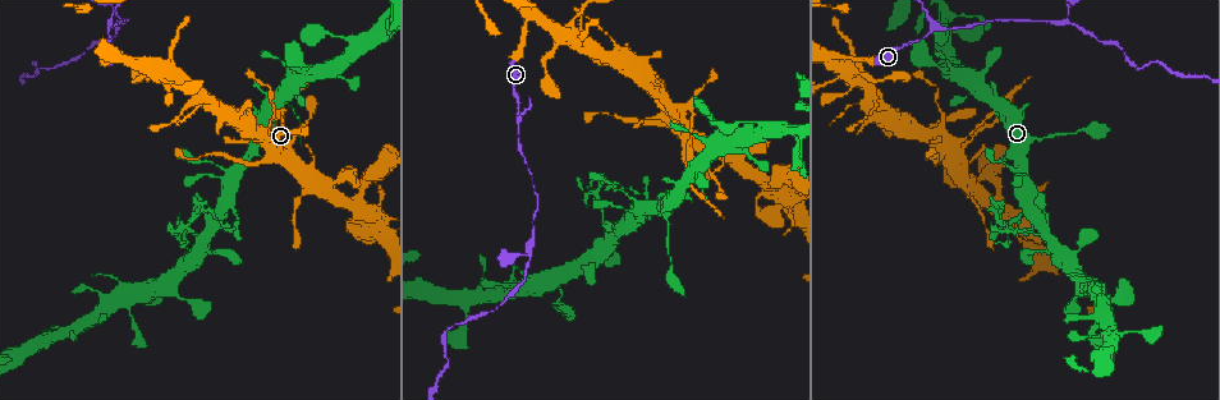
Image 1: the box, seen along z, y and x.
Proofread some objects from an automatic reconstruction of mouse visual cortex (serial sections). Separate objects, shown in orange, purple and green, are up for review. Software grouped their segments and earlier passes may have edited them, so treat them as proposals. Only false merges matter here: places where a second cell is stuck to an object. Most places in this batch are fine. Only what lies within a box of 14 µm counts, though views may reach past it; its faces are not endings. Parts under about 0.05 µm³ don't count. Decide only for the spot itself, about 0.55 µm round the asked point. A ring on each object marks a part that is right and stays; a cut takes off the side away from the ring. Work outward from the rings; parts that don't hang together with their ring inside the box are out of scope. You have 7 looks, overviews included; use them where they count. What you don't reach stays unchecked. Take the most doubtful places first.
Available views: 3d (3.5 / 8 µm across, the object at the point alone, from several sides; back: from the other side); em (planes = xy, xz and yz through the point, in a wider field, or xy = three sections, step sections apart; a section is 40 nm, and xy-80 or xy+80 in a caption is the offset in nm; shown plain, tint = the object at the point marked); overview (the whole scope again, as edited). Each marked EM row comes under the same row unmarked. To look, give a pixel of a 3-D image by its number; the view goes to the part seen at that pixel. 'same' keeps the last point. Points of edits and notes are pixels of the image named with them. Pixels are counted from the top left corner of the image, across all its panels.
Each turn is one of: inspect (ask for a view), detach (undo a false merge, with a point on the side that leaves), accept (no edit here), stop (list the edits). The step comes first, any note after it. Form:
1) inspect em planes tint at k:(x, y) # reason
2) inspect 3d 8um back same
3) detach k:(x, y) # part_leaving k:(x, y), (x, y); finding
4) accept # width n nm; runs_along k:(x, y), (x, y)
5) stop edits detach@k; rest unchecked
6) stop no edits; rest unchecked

inspect 3d 8um at 1:(594, 194) # arms part here

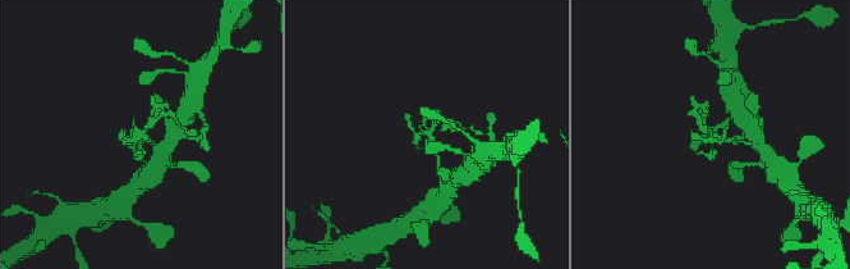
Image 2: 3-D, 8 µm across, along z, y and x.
inspect em xy step 5 tint at 2:(431, 138) # now the EM

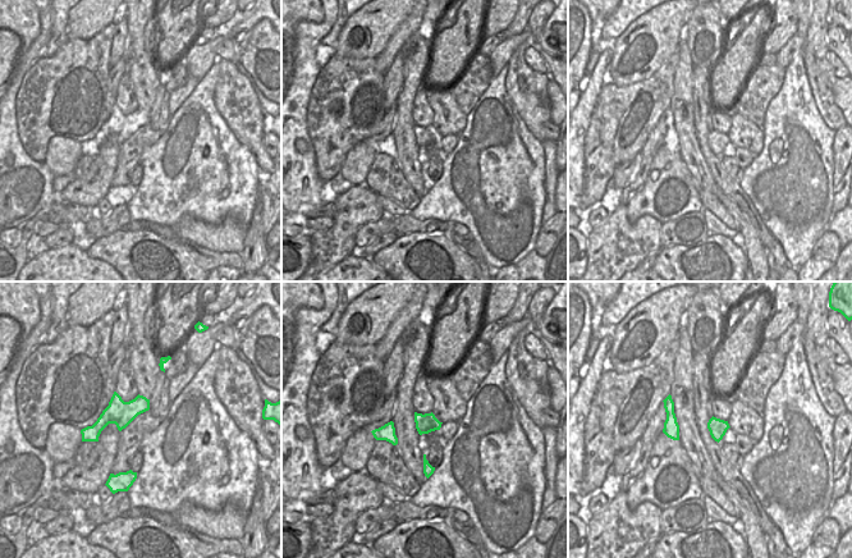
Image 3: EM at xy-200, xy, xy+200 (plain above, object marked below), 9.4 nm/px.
accept # runs_along 2:(747, 142), (713, 136), (698, 108); continuous, no second cell

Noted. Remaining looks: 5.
inspect 3d 3.5um back at 1:(681, 157) # sudden change in width

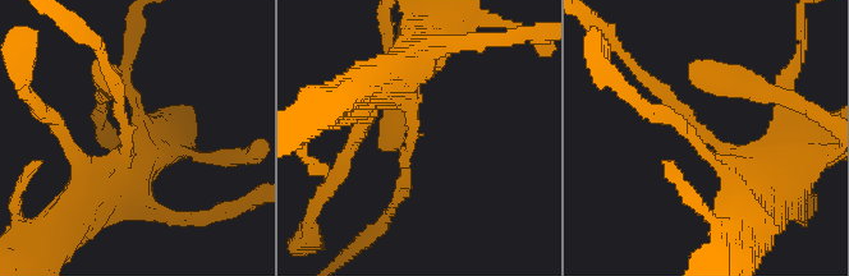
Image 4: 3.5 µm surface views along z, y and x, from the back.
inspect em xy step 3 tint at 4:(411, 130) # arm_widths 200, 500 nm; need the tissue

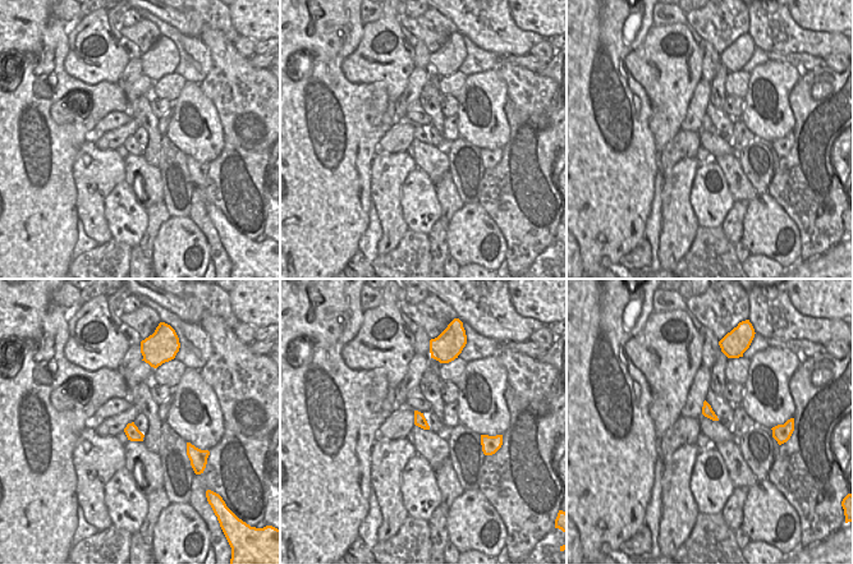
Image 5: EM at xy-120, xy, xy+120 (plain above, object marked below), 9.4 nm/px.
inspect em xy step 2 tint same # another direction

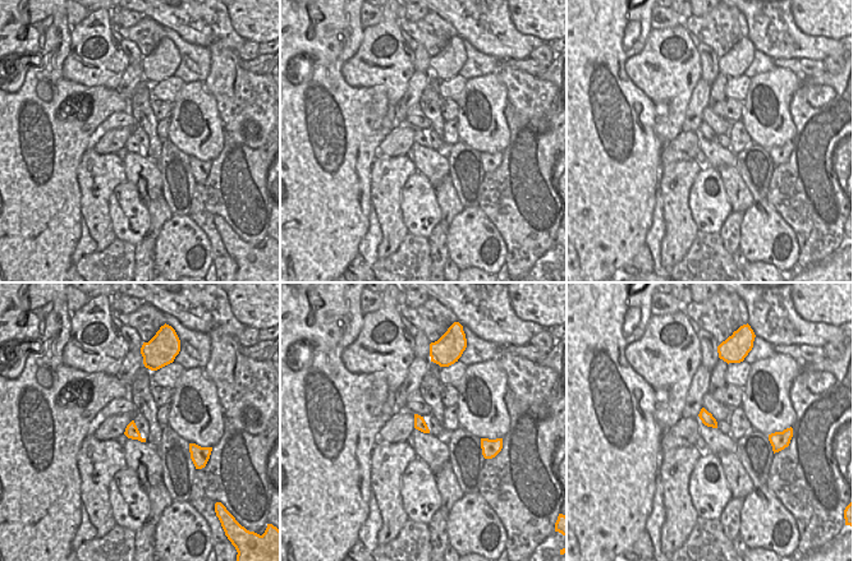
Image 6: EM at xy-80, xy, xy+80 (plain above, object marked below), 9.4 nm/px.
accept # runs_along 4:(776, 174), (701, 136), (652, 84); continuous, no second cell

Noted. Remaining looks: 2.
stop no edits; rest unchecked

